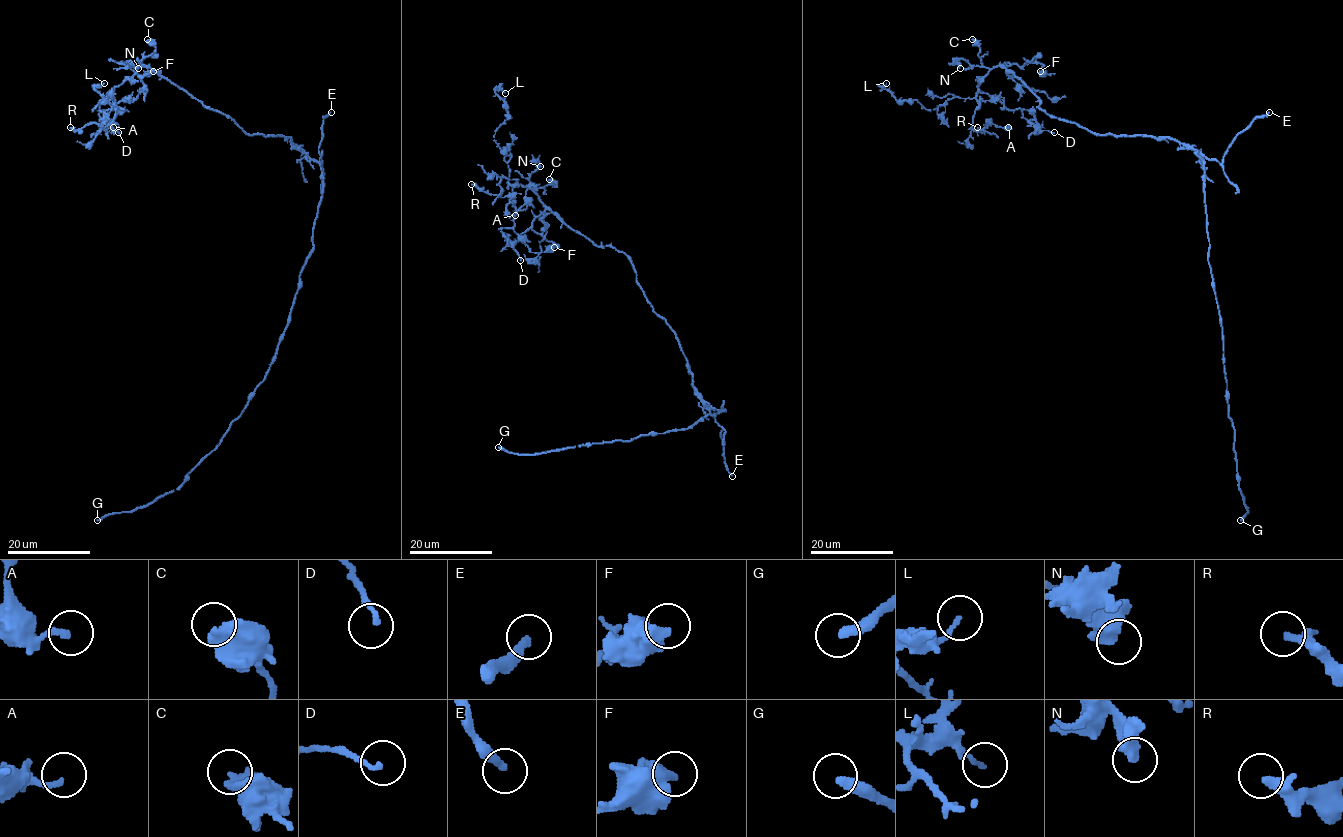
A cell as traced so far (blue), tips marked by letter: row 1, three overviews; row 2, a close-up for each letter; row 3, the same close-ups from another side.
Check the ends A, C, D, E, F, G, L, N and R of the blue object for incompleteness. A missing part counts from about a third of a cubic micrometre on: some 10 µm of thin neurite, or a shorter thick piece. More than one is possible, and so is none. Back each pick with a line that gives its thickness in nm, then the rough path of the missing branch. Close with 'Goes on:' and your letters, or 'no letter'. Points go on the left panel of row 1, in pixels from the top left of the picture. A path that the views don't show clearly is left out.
E: 300 nm
G: 340 nm
Goes on: E, G

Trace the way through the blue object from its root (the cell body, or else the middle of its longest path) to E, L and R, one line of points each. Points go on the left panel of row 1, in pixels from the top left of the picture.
E: (308, 156), (321, 163), (318, 150), (321, 125), (331, 112)
L: (308, 156), (289, 137), (248, 134), (144, 66), (93, 109), (106, 100), (94, 88), (104, 83)
R: (308, 156), (289, 137), (248, 134), (144, 66), (107, 94), (115, 111), (109, 124), (70, 127)

